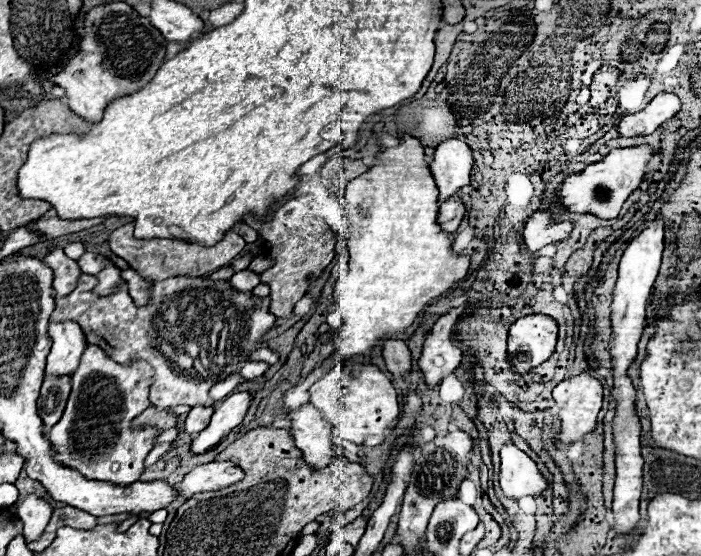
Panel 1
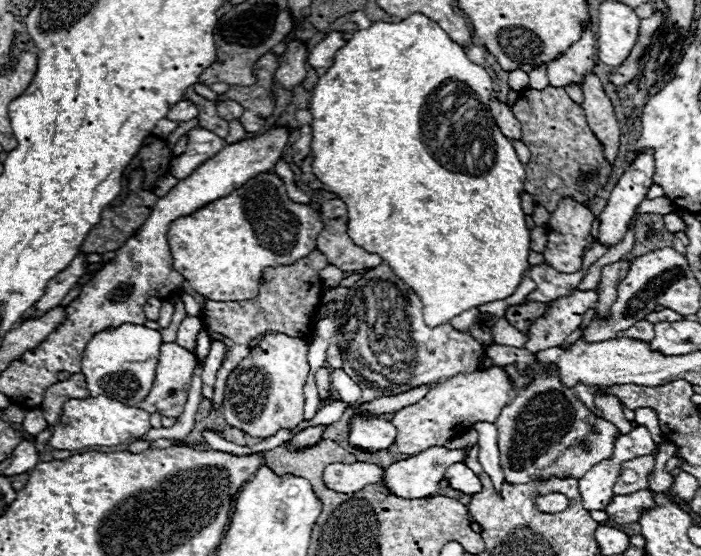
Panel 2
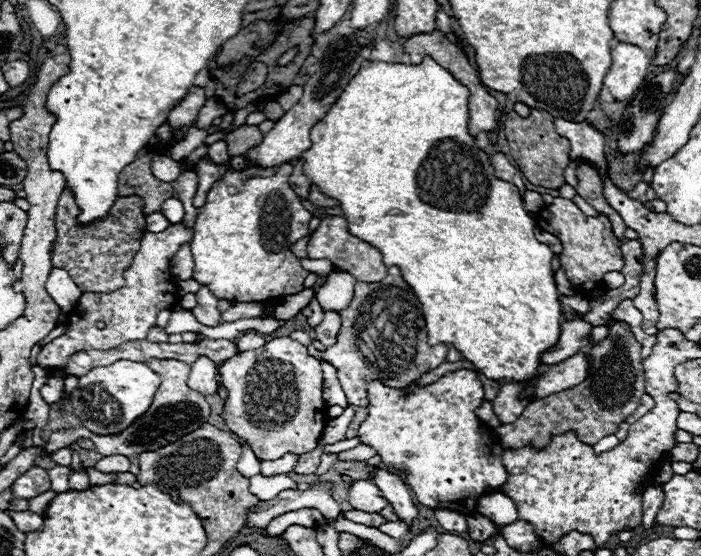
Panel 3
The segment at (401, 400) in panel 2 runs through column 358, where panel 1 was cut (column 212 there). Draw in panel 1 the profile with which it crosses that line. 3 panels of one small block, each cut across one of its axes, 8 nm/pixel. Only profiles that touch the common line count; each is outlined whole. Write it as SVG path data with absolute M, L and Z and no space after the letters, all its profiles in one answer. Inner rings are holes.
M194 406L194 408L188 412L186 424L184 424L184 432L196 434L196 432L204 430L204 428L208 426L208 422L210 422L212 412L214 412L212 406Z

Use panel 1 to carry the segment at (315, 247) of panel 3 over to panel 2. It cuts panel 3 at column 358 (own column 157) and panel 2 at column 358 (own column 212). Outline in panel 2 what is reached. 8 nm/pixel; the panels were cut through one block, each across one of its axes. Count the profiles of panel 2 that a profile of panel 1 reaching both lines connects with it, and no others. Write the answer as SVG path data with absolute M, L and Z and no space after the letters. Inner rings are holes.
M340 198L322 202L320 218L324 222L324 228L316 238L316 246L330 264L338 266L344 272L362 272L368 268L376 268L382 262L378 254L366 252L362 246L356 246L348 238L348 214L346 204Z

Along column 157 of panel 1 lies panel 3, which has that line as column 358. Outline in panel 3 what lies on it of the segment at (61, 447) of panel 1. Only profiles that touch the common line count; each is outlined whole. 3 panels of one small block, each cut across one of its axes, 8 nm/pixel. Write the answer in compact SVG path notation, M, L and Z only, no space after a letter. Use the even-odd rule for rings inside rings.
M454 370L424 388L418 388L416 382L406 388L388 388L380 380L370 380L366 384L366 396L368 418L358 428L360 442L372 446L388 468L406 474L406 484L422 506L430 510L454 510L470 516L476 512L480 496L486 492L500 492L500 488L506 484L508 472L502 464L504 448L498 444L494 430L486 424L482 426L482 420L474 414L474 410L484 402L484 388L476 372Z

